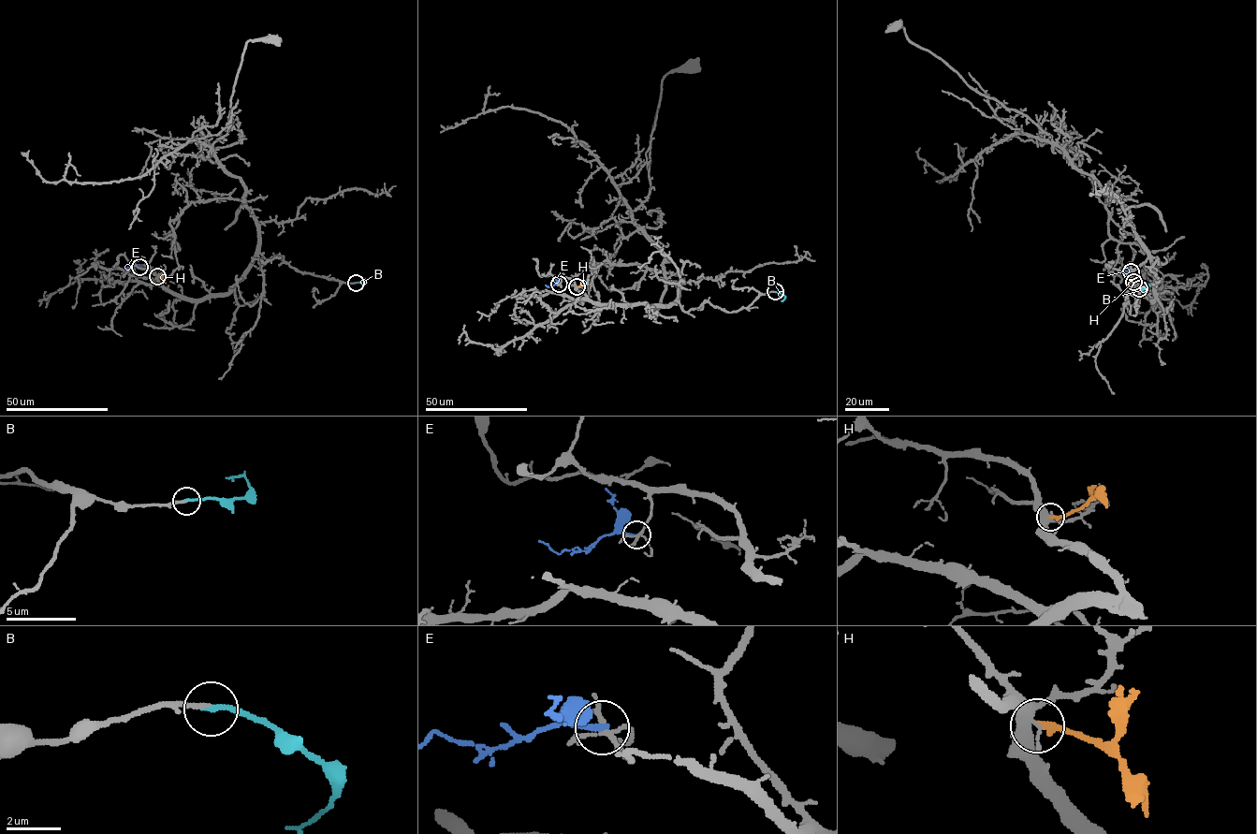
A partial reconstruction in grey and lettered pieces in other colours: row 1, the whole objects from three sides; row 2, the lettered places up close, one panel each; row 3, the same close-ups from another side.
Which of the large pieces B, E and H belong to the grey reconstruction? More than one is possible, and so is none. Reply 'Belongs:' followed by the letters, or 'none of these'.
Belongs: B

